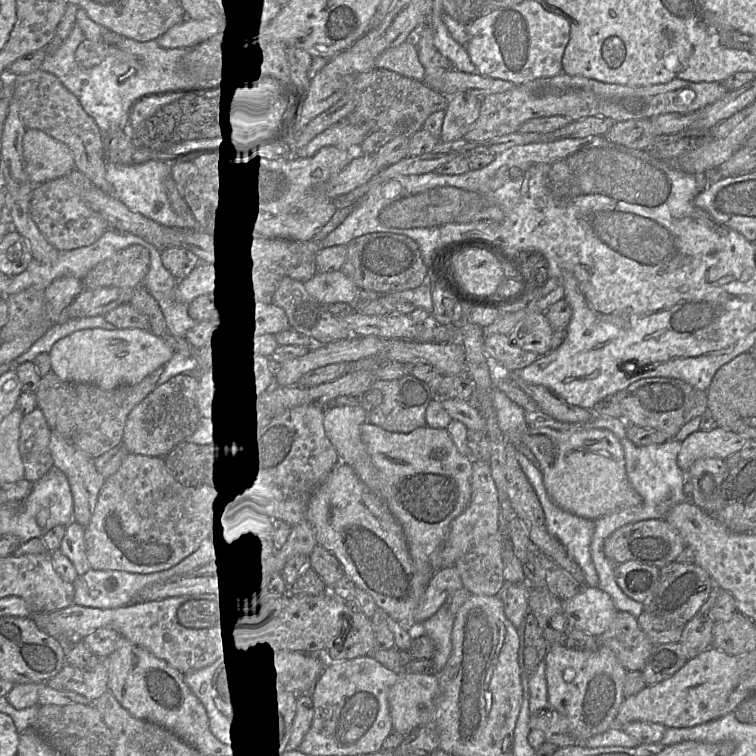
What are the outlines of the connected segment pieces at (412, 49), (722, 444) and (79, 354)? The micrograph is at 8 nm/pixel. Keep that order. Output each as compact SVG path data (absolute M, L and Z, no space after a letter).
M410 41L384 51L376 60L375 68L390 70L421 82L425 78L425 69L419 61L417 47Z
M718 426L711 431L699 430L681 442L677 457L678 466L686 472L698 459L708 457L724 459L739 452L746 440L742 435Z
M100 328L76 331L56 342L49 352L52 371L63 381L89 383L103 390L140 383L156 369L163 367L175 352L150 331L136 328L105 330Z

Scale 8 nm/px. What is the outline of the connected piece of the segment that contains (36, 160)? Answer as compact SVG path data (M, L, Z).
M27 129L24 134L23 159L26 174L34 187L76 168L73 154L65 143L36 129Z

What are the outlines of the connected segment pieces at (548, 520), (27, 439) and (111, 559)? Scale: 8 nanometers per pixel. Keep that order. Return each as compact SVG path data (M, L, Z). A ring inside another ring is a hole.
M521 452L517 453L517 460L521 466L522 471L532 485L537 498L539 499L544 512L545 524L548 533L555 537L566 548L569 555L579 565L584 574L584 584L591 587L598 586L599 577L593 564L590 552L590 545L595 531L595 522L593 520L576 516L565 510L561 511L554 507L546 492L545 486L543 484L542 474L537 465L535 465L535 463L533 463Z
M37 408L25 415L20 426L19 449L25 478L32 483L45 476L54 466L49 448L51 428Z
M127 454L119 469L105 479L99 493L95 512L85 527L84 542L86 556L92 570L119 570L130 573L150 574L168 570L183 559L195 552L207 539L210 539L212 514L218 495L218 488L214 486L186 487L180 484L169 472L164 457L144 456L140 454Z

